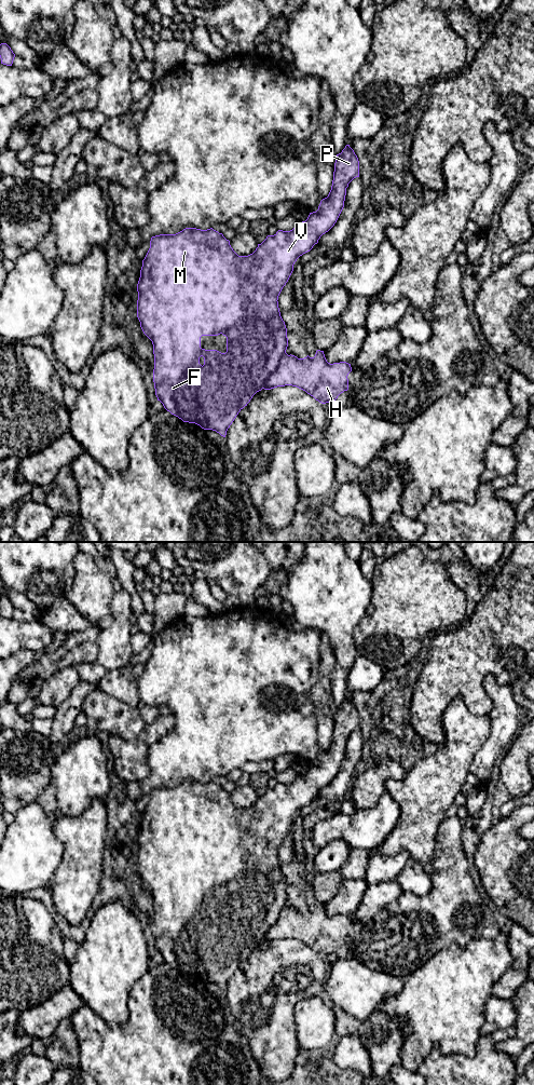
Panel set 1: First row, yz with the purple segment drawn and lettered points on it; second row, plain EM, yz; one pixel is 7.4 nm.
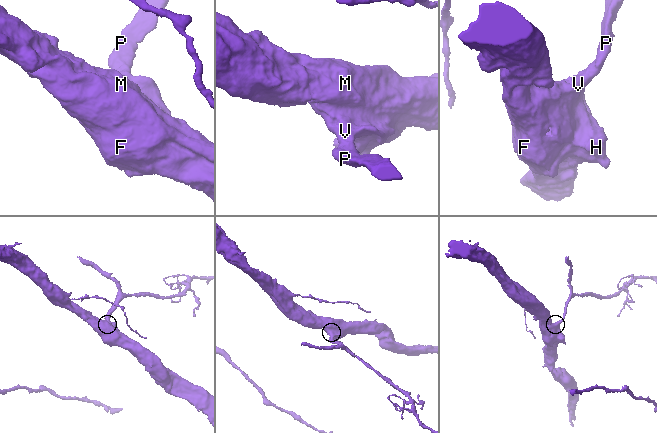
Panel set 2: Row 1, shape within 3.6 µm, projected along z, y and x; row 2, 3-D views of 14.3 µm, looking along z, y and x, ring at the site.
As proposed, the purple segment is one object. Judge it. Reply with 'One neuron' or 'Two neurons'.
One neuron

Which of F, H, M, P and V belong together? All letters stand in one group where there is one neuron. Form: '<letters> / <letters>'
F H M P V

